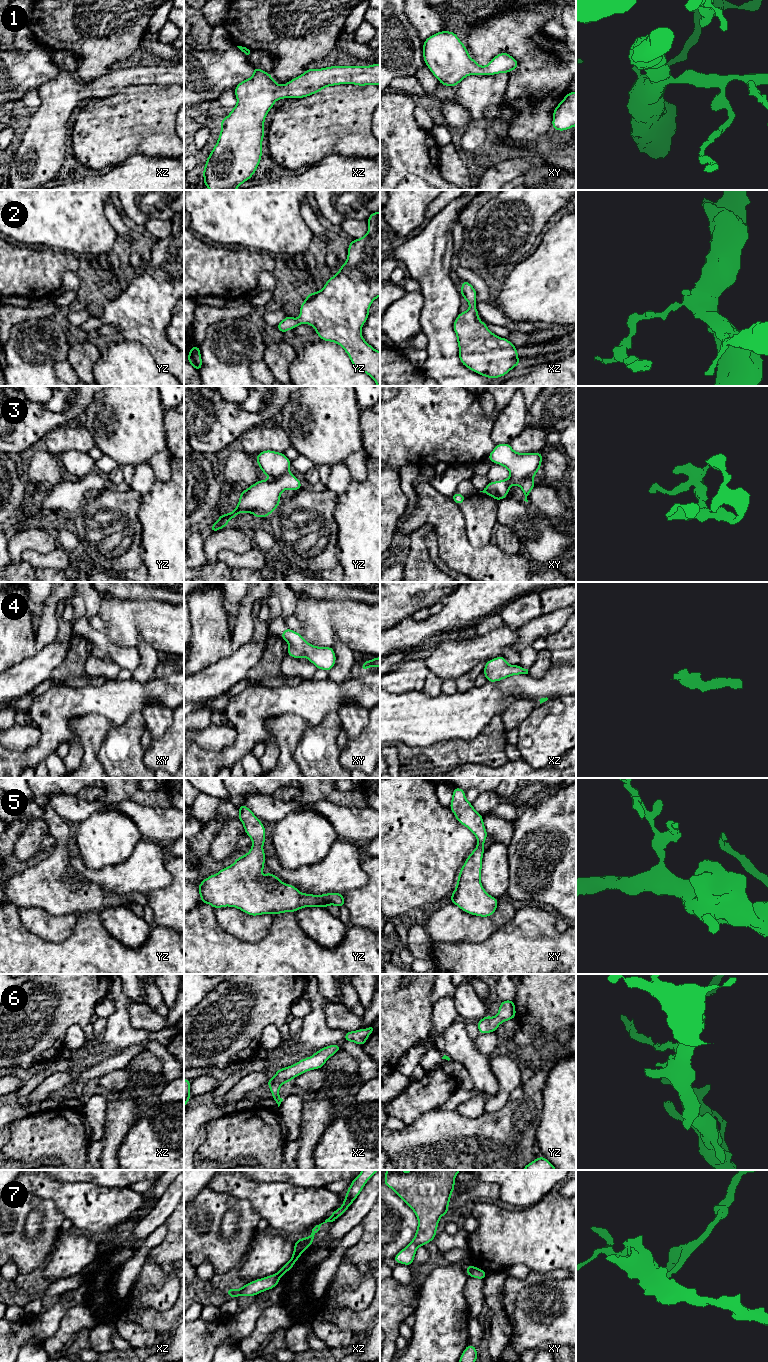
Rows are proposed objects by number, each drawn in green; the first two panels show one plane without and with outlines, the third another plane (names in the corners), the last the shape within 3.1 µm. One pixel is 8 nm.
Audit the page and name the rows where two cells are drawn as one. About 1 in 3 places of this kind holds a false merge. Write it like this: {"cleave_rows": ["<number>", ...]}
{"cleave_rows": ["3", "7"]}

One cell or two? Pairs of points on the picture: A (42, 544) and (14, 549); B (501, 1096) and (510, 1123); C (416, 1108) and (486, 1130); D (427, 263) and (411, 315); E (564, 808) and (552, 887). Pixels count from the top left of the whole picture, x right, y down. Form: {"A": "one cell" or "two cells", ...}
{"A": "one cell", "B": "two cells", "C": "two cells", "D": "two cells", "E": "one cell"}

